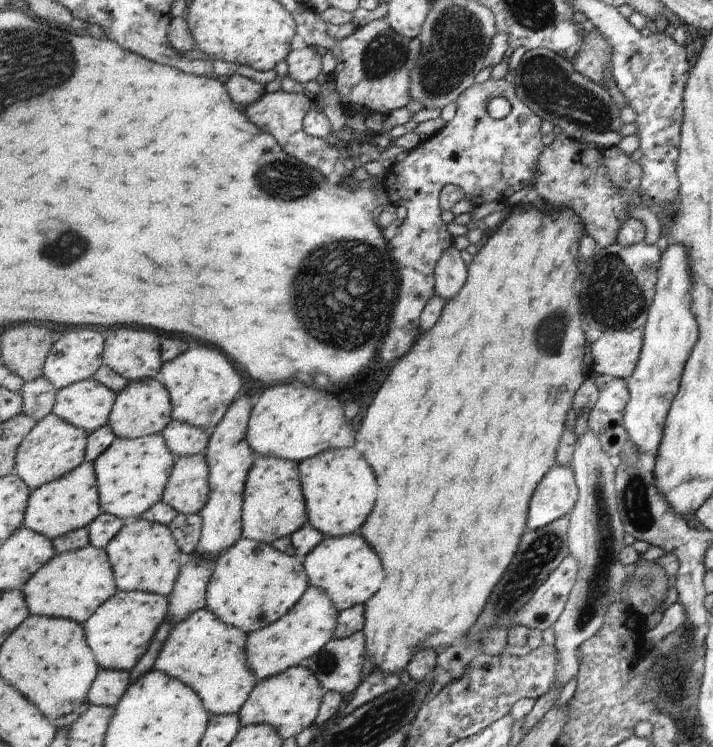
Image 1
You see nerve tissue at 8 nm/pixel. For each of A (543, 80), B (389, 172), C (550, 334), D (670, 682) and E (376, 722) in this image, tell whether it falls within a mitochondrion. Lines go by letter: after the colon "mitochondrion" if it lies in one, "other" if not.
A: mitochondrion
B: other
C: mitochondrion
D: mitochondrion
E: mitochondrion

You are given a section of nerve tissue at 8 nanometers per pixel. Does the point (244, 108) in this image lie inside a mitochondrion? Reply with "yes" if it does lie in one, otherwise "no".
no

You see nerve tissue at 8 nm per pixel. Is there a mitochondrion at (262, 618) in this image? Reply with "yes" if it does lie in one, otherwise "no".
no

